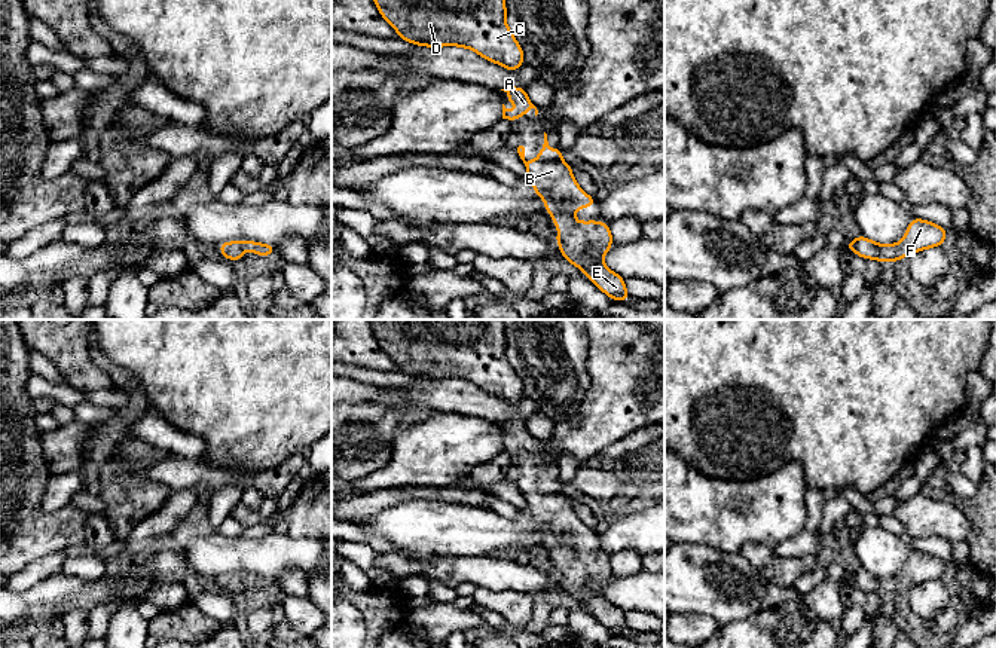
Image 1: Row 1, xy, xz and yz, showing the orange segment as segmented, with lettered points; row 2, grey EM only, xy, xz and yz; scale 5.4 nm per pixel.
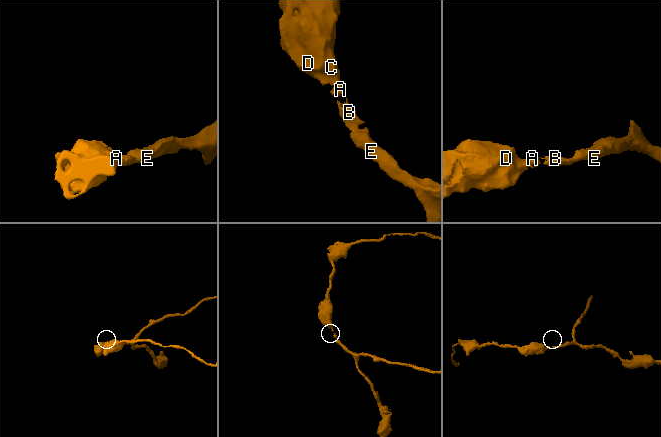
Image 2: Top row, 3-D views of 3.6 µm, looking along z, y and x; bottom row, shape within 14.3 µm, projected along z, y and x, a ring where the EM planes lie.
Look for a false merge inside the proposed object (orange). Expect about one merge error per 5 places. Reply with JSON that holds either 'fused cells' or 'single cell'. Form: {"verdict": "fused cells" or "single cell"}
{"verdict": "single cell"}

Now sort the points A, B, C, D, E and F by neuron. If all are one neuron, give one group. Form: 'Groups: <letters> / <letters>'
Groups: A B C D E F

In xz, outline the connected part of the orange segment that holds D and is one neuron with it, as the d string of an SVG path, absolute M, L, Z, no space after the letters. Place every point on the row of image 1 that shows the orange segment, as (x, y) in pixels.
M373 0L397 36L418 46L459 46L516 71L523 51L510 31L505 0Z

